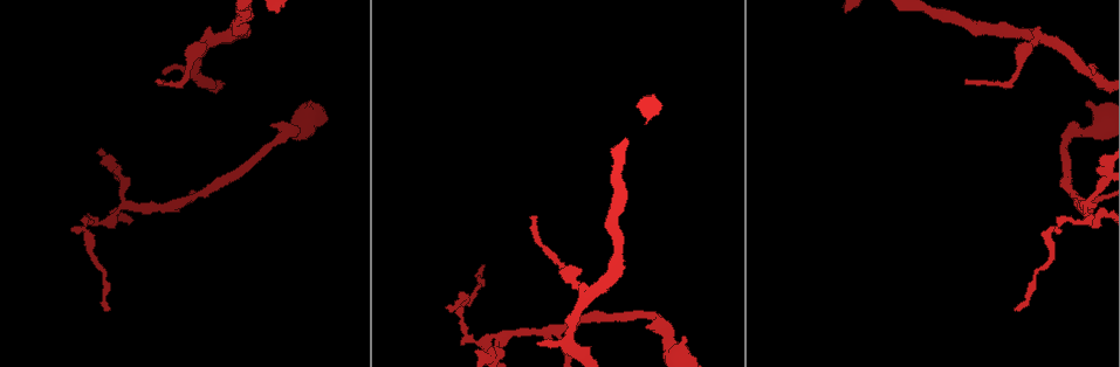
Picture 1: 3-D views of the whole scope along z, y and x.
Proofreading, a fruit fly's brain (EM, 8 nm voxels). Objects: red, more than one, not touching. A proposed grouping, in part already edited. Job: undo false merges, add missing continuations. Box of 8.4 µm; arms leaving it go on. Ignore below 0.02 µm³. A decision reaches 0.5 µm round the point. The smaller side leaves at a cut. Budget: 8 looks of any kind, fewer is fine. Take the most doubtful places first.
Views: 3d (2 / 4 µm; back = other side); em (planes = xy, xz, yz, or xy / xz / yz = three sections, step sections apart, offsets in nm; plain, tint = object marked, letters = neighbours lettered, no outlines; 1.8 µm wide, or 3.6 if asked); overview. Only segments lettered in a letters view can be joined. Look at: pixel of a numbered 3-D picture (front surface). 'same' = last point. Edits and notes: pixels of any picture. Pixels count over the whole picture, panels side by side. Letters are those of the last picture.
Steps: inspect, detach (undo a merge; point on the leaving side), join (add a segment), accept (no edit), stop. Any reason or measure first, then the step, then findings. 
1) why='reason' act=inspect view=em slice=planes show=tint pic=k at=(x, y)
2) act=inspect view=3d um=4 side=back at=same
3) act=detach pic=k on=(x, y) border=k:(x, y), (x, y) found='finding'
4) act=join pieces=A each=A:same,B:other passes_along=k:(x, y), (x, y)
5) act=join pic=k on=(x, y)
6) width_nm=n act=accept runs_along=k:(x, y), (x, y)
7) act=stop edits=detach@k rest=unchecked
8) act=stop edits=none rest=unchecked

why='three arms meet' act=inspect view=3d um=4 pic=1 at=(579, 288)

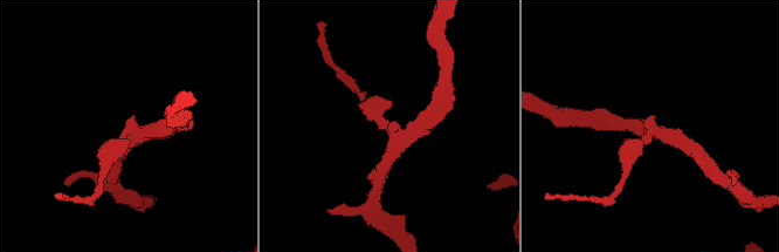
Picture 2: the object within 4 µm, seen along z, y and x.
arms=3 arm_widths_nm=190,220,280 act=inspect view=em slice=planes show=letters pic=2 at=(389, 131)

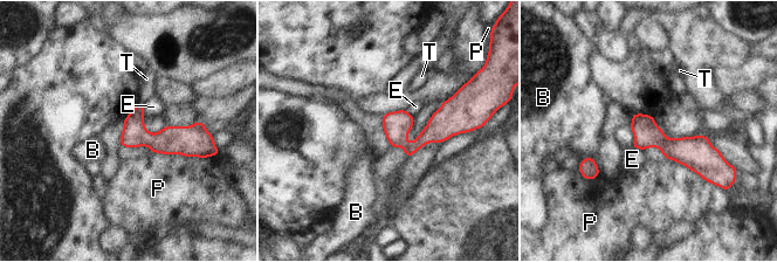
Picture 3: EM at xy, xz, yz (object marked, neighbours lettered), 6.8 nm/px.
width_nm=180 act=accept each=B:other,E:other,P:other,T:other border=3:(631, 146), (644, 150) found='all the same cell'

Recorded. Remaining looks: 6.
why='four or more arms meet' act=inspect view=em slice=xy step=4 show=tint pic=1 at=(126, 209)

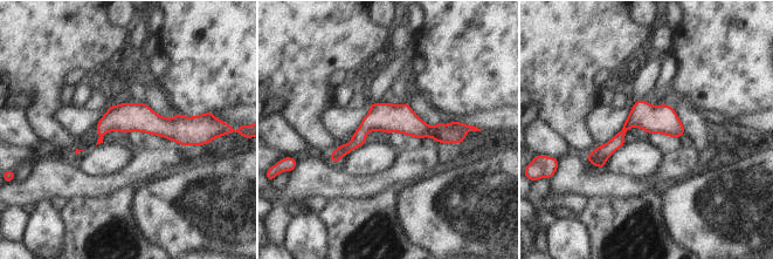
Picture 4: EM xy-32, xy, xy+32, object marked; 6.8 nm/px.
why='another direction' act=inspect view=em slice=planes show=tint at=same

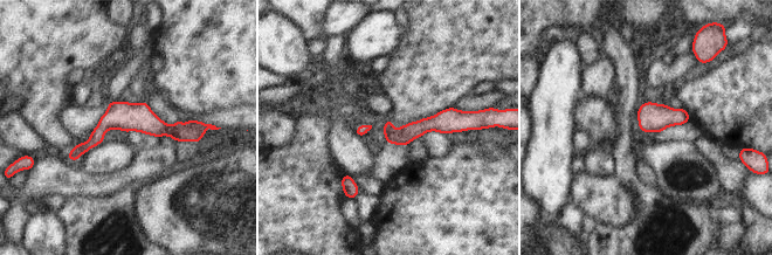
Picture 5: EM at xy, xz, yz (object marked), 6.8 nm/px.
why='see the neighbours' act=inspect view=em slice=planes show=letters at=same

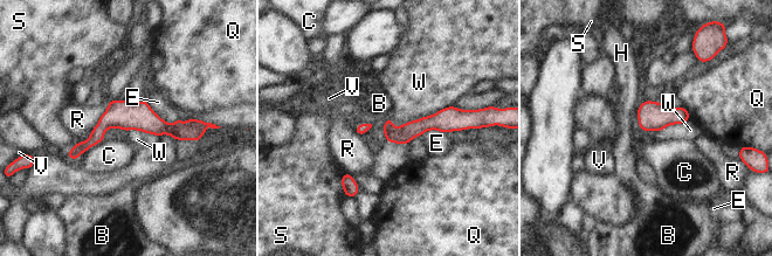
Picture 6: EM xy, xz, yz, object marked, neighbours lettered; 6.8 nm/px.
act=accept each=B:other,C:other,E:other,H:other,Q:other,R:other,S:other,V:other,W:other runs_along=6:(197, 123), (109, 120), (71, 154) found='continuous, no second cell'

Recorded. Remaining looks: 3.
why='branch stops here' act=inspect view=3d um=4 pic=1 at=(538, 345)

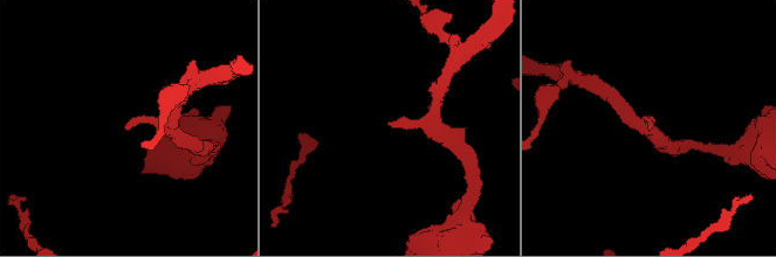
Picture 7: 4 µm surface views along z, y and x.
why='need the tissue' act=inspect view=em slice=yz step=8 show=tint pic=7 at=(129, 130)

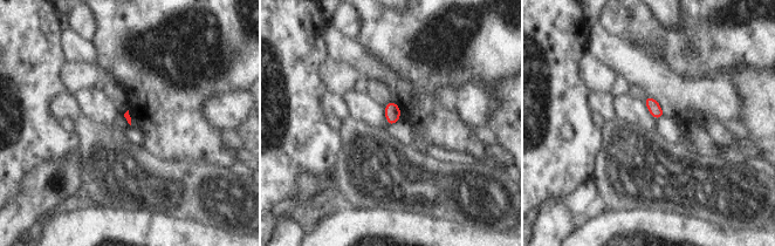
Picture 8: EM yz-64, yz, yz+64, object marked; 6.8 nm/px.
why='another direction' act=inspect view=em slice=planes show=letters at=same

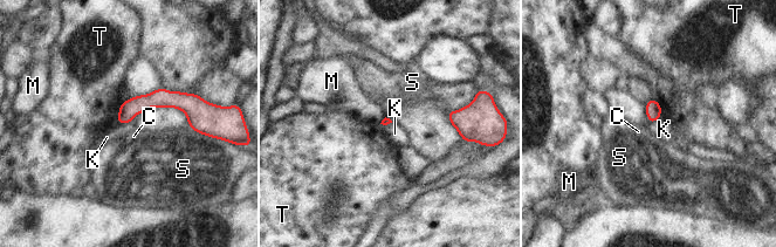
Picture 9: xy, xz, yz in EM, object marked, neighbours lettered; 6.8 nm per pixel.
act=accept each=C:other,K:other,M:other,S:other,T:other runs_along=9:(198, 116), (151, 100), (119, 118) found='no lettered segment goes on from it'

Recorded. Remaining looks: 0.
act=stop edits=none rest=unchecked

